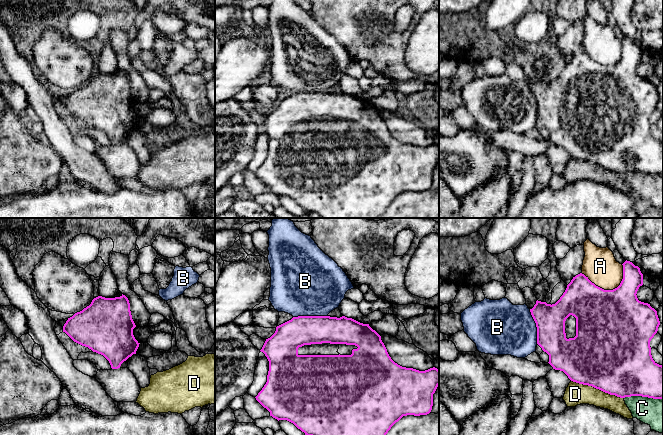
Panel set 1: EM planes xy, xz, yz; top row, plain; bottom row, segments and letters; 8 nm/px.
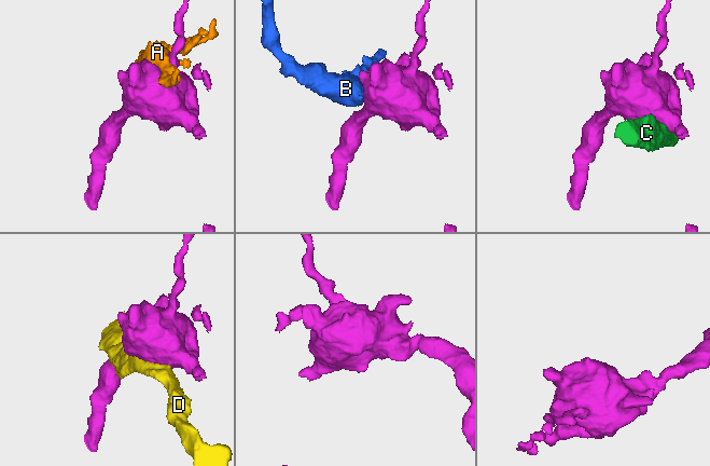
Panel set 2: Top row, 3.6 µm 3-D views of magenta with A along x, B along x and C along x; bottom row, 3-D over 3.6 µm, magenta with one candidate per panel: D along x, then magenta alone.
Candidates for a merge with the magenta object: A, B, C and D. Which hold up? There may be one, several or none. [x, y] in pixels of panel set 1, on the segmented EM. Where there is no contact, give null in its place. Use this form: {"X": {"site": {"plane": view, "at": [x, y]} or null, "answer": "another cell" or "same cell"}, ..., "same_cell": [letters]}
{"A": {"site": {"plane": "yz", "at": [609, 290]}, "answer": "another cell"}, "B": {"site": {"plane": "xz", "at": [310, 316]}, "answer": "another cell"}, "C": {"site": {"plane": "yz", "at": [643, 396]}, "answer": "another cell"}, "D": {"site": {"plane": "yz", "at": [597, 388]}, "answer": "another cell"}, "same_cell": []}

